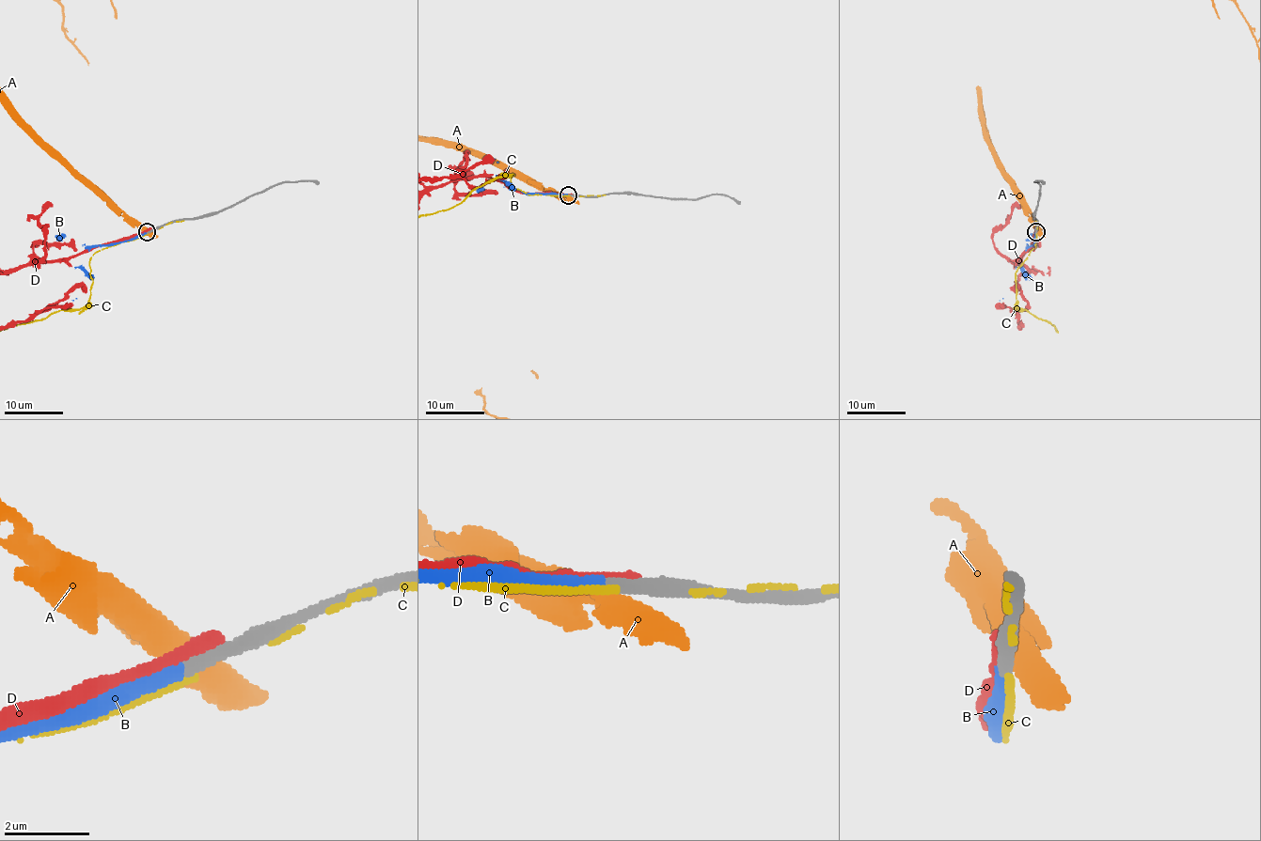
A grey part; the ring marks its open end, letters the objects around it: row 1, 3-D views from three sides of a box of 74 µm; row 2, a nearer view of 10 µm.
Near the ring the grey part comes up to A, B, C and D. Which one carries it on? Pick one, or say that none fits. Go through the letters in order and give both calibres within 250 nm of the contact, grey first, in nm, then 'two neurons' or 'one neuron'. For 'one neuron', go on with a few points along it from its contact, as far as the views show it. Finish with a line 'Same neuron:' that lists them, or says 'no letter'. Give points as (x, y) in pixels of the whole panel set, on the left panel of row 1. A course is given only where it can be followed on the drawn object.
A: 420 nm thick on the grey side, 550 nm on the other; two neurons
B: 360 nm thick on the grey side, 320 nm on the other; one neuron; it runs (147, 231), (112, 243), (94, 244), (81, 265), (86, 272), (77, 297), (72, 301)
C: 400 nm thick on the grey side, 170 nm on the other; two neurons
D: 480 nm thick on the grey side, 400 nm on the other; two neurons
Same neuron: B

